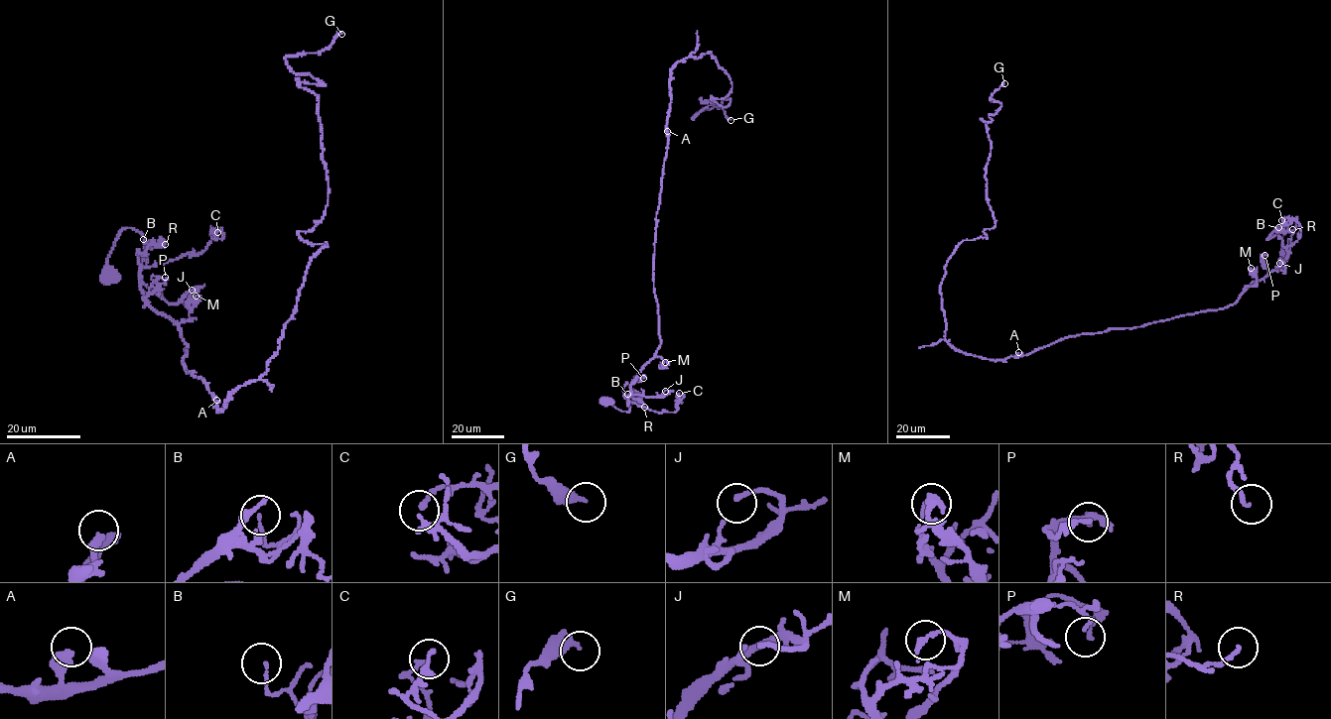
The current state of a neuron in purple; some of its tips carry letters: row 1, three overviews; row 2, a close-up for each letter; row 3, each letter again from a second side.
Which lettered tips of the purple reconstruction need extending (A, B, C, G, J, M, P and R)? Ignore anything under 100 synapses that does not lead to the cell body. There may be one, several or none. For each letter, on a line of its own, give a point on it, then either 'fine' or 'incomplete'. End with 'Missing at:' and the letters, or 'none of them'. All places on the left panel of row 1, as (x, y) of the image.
A: (216, 400) | fine
B: (143, 239) | fine
C: (217, 232) | fine
G: (341, 34) | fine
J: (192, 290) | fine
M: (196, 296) | fine
P: (165, 277) | fine
R: (165, 244) | fine
Missing at: none of them

